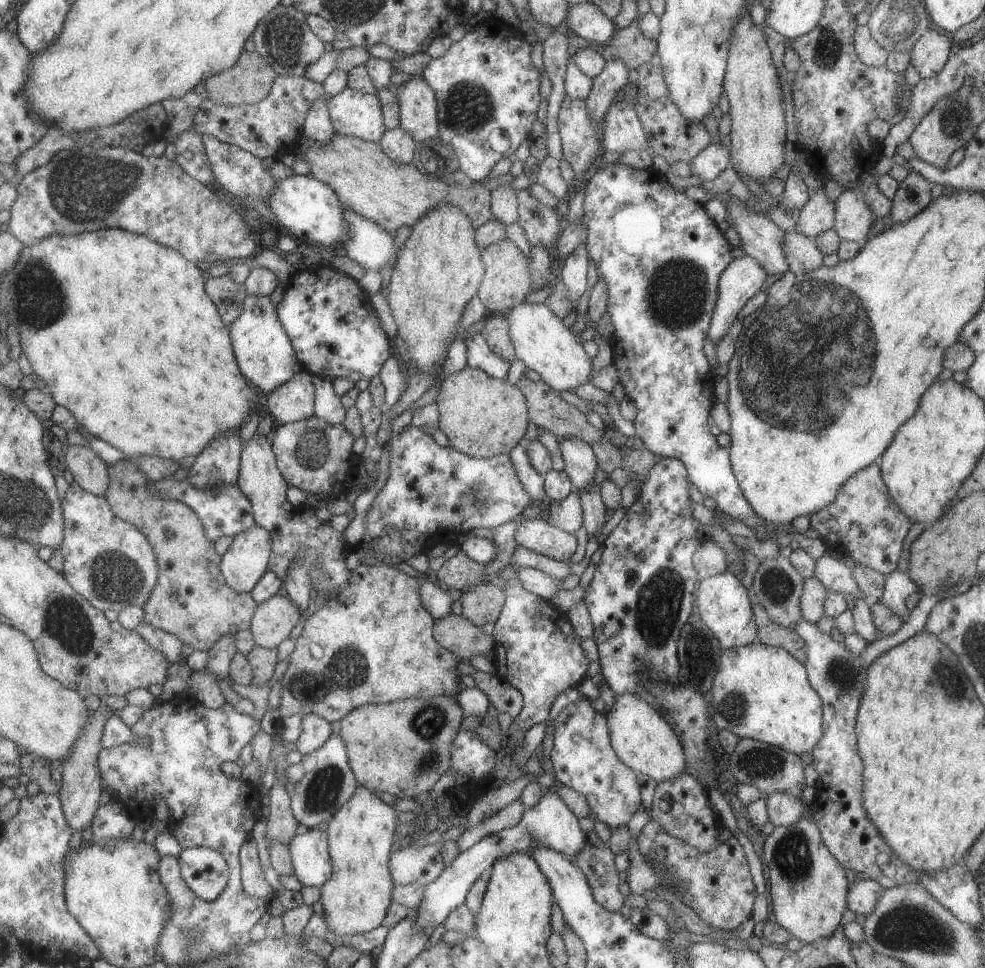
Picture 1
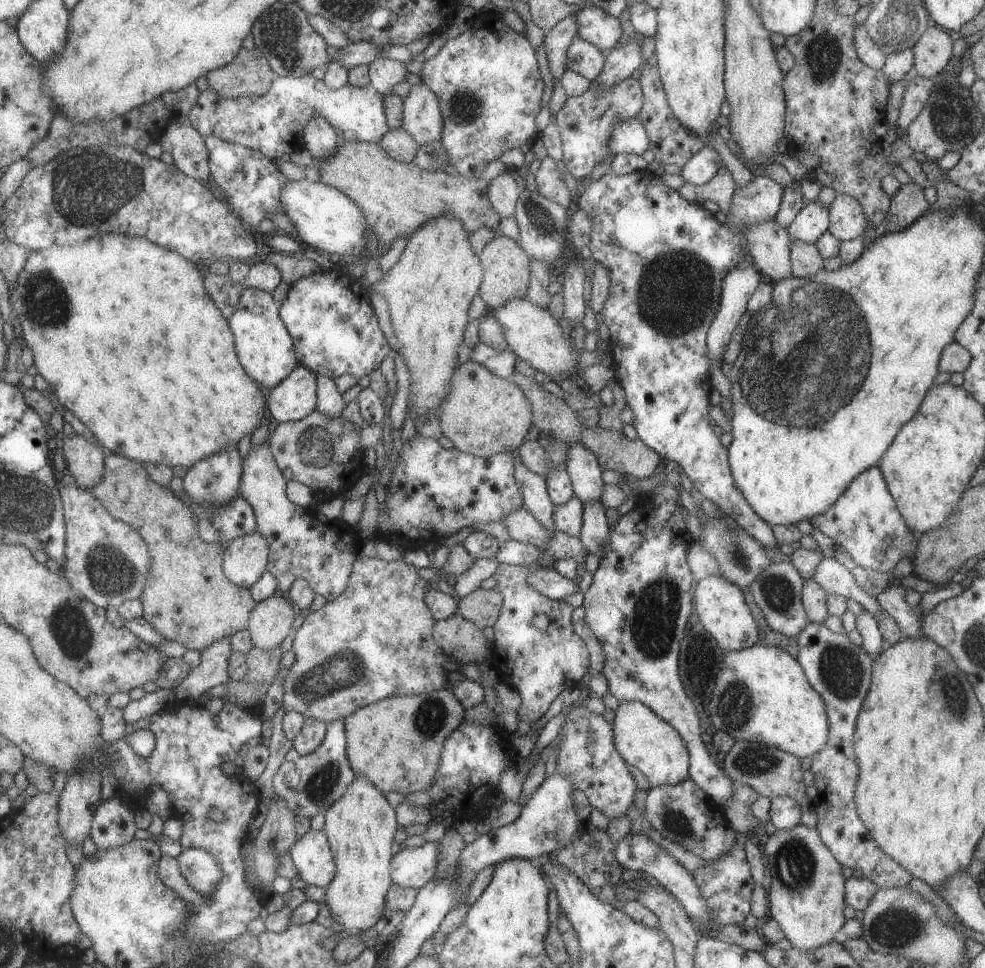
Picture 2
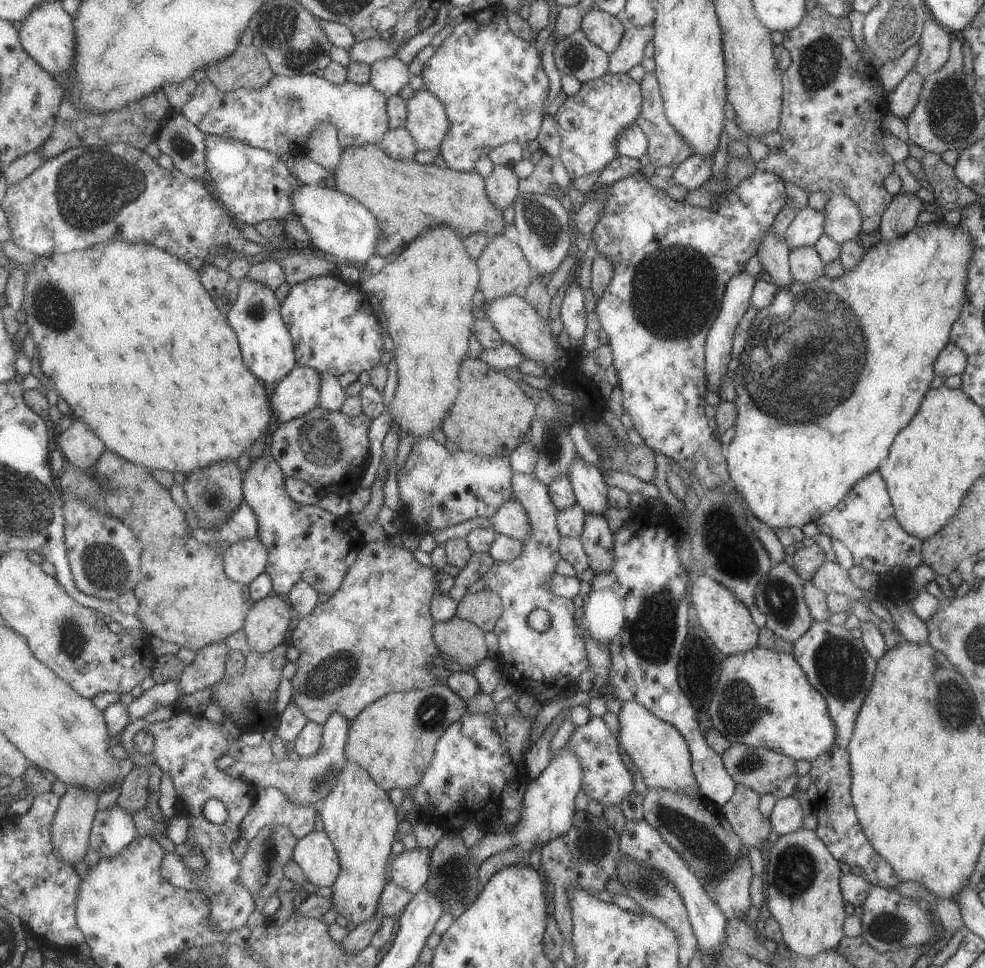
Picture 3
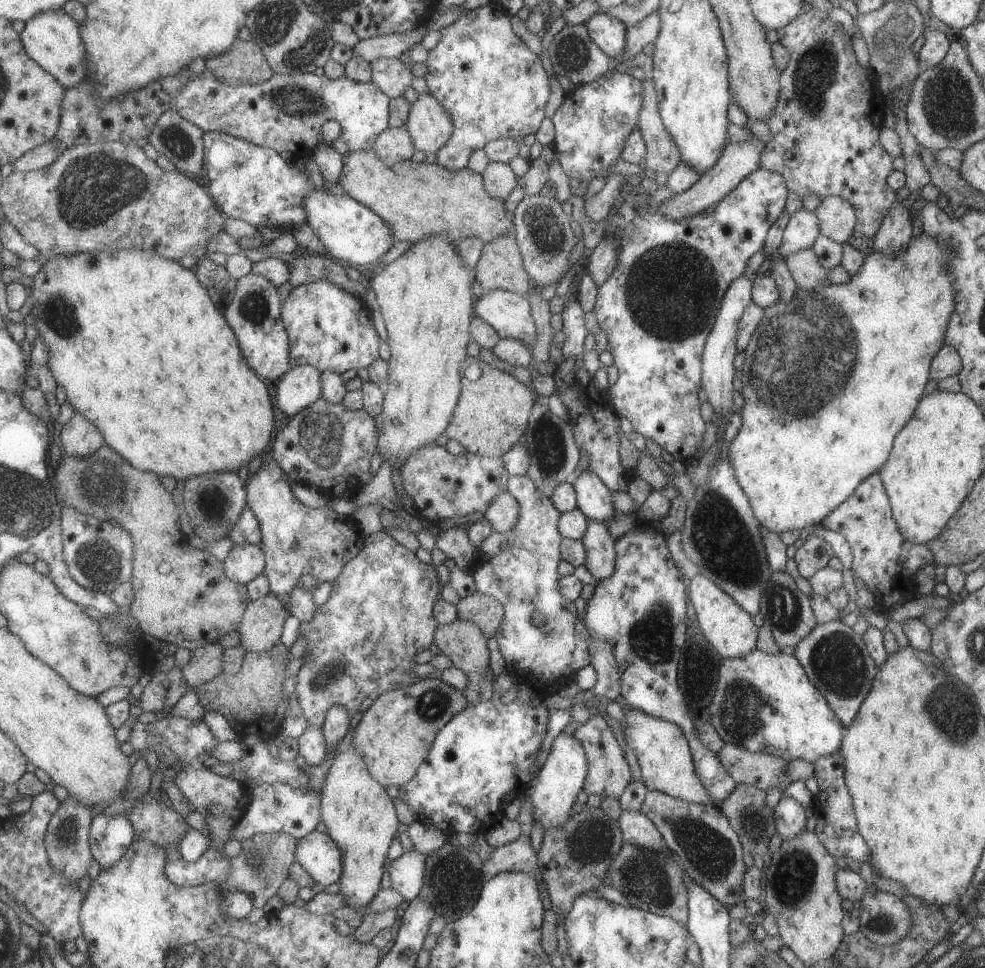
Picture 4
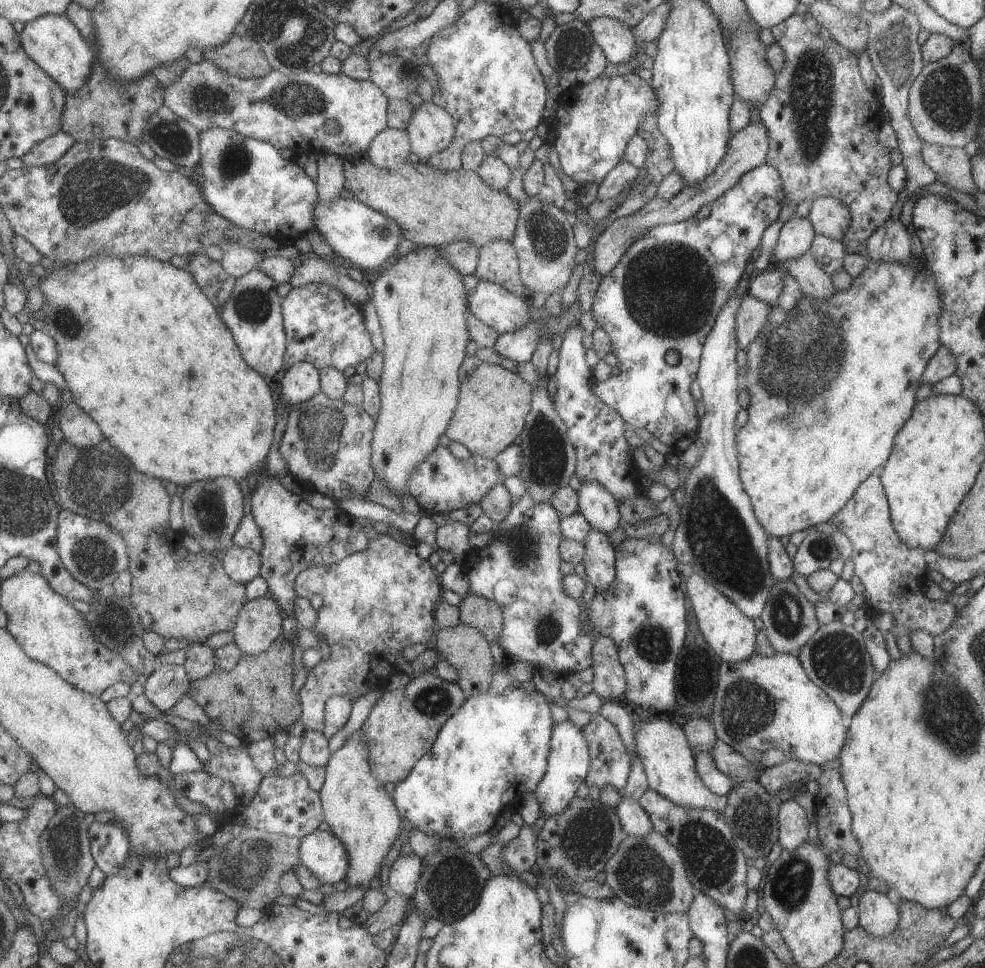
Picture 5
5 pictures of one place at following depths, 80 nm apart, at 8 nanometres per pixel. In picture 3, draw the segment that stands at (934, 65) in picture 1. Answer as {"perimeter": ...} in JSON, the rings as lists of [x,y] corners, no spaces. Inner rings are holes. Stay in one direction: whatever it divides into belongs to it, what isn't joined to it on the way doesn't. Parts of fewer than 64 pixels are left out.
{"perimeter":[[[927,14],[917,42],[919,52],[914,71],[922,77],[939,70],[947,62],[950,53],[949,32]]]}

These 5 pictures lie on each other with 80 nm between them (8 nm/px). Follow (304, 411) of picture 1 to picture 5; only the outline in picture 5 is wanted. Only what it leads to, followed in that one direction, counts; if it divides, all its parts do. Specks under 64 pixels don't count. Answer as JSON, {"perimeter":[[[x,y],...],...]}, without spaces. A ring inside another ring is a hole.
{"perimeter":[[[305,361],[293,363],[280,381],[280,403],[292,409],[319,391],[319,373],[315,366]]]}

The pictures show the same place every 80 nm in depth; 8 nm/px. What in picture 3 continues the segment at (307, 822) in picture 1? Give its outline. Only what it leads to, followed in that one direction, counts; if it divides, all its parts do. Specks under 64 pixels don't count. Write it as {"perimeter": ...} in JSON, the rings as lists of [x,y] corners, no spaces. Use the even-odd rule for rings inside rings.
{"perimeter":[[[331,713],[325,724],[322,724],[322,743],[315,754],[310,757],[299,757],[296,761],[285,758],[282,761],[255,764],[236,761],[224,771],[230,777],[247,781],[254,789],[258,787],[279,789],[293,804],[311,805],[318,814],[322,807],[322,800],[325,800],[326,795],[335,784],[336,776],[348,761],[344,753],[348,722],[339,713]]]}

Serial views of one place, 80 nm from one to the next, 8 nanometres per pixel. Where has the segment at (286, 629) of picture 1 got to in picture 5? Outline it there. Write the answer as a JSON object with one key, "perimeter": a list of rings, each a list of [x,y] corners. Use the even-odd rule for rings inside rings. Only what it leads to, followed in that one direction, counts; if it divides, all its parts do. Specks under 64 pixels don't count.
{"perimeter":[[[269,594],[248,599],[238,612],[238,620],[231,630],[234,643],[248,655],[266,651],[280,635],[283,619],[280,606]]]}

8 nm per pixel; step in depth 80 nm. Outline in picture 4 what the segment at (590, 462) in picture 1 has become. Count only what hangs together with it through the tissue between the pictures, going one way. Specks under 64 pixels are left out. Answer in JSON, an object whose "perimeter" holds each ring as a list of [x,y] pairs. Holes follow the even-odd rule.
{"perimeter":[[[587,468],[581,470],[572,487],[576,494],[576,507],[589,521],[605,523],[612,518],[615,510],[610,490],[594,472]]]}

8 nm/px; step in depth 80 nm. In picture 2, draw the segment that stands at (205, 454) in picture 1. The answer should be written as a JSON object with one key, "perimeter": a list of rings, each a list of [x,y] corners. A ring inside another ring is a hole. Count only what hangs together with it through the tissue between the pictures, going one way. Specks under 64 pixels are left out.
{"perimeter":[[[228,444],[221,451],[206,456],[193,463],[183,476],[183,488],[191,500],[204,507],[216,507],[229,503],[234,496],[239,495],[239,480],[242,480],[242,460],[239,460],[237,444]]]}

